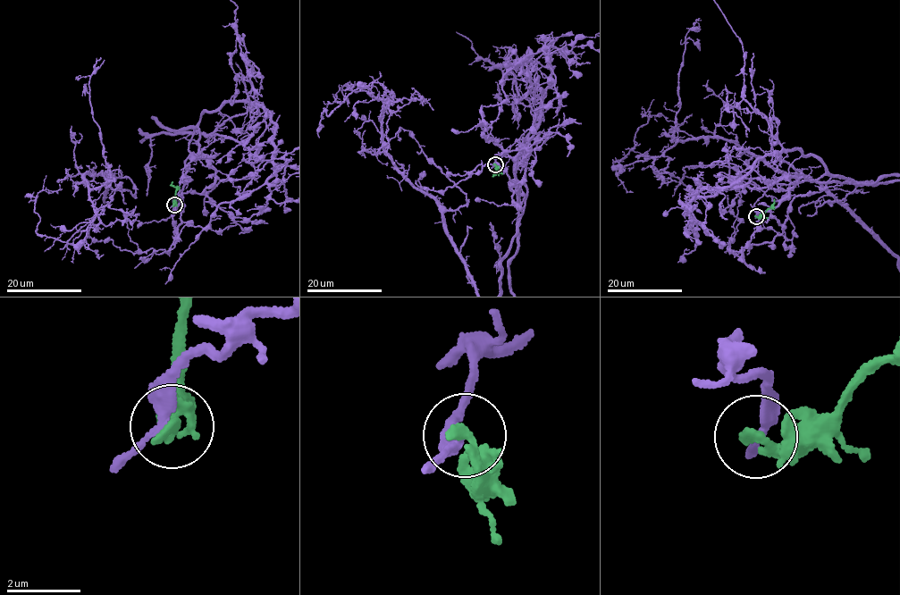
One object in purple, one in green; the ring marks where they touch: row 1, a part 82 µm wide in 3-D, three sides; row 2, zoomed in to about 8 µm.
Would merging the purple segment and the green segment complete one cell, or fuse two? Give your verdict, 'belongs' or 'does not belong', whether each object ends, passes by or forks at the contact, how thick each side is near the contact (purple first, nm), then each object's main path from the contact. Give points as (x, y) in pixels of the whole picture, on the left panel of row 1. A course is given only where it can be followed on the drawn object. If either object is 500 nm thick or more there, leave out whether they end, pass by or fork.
does not belong | purple passes by | green ends | 240/340 nm | green via (174, 205), (176, 189), (171, 181)

